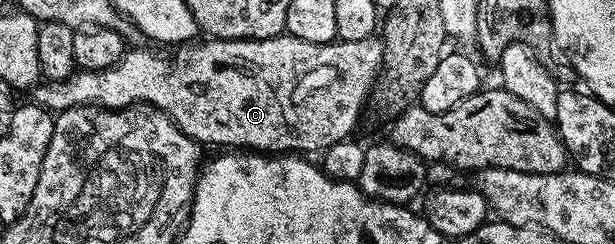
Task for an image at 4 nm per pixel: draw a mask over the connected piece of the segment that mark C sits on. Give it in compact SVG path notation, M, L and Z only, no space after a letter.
M282 32L274 38L215 38L201 41L178 45L170 58L153 50L126 49L125 55L106 70L77 70L62 82L42 81L32 91L32 101L50 112L76 106L123 110L127 106L144 104L164 112L188 138L194 138L206 147L317 156L331 148L331 144L354 133L352 130L361 118L365 101L366 104L370 101L377 73L381 69L382 39L377 36L367 40L334 40L315 44Z

